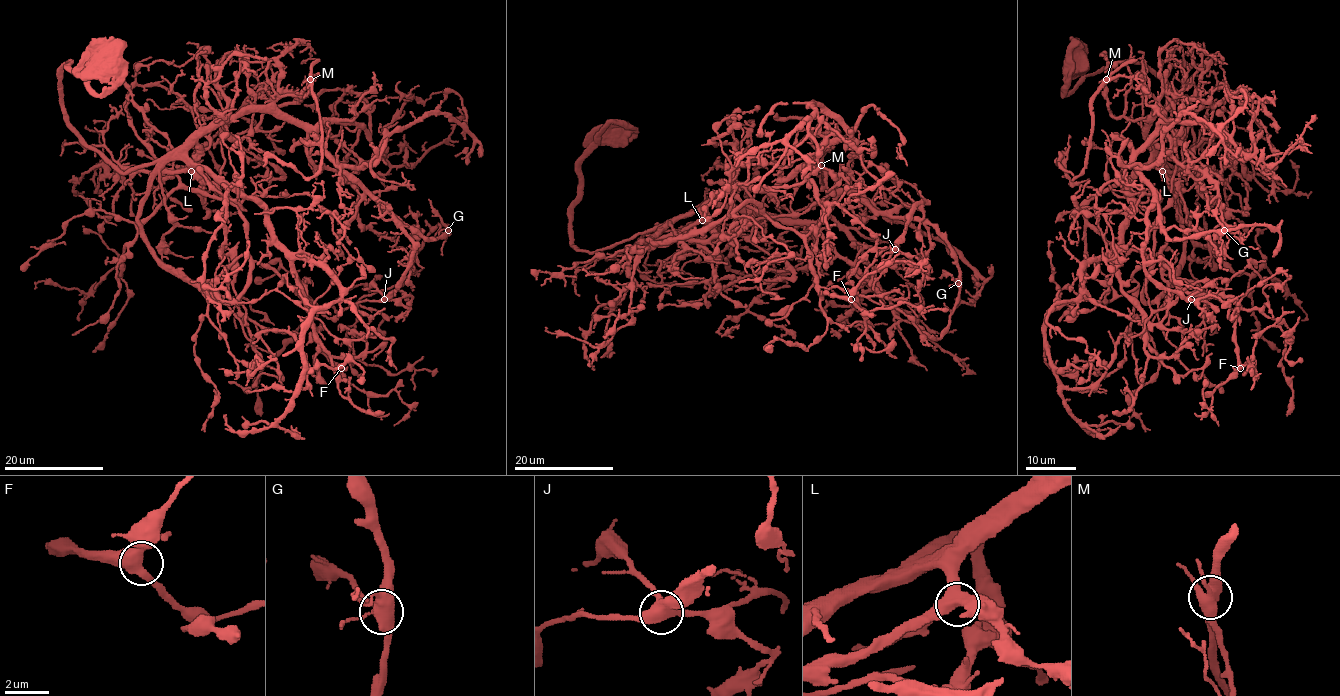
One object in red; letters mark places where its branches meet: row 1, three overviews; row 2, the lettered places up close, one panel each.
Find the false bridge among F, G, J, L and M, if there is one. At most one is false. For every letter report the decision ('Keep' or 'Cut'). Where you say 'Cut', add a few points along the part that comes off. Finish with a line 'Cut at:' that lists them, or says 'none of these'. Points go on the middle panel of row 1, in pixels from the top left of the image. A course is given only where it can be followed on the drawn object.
F: Keep
G: Keep
J: Keep
L: Keep
M: Cut. Course of the part to remove: (821, 164), (822, 156), (832, 149), (831, 143), (802, 120), (779, 120), (774, 116)
Cut at: M

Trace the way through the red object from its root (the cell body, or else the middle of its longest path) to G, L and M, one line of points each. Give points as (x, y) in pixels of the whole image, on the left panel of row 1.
G: (106, 64), (98, 94), (68, 62), (60, 102), (124, 172), (282, 111), (425, 238), (448, 230)
L: (106, 64), (111, 87), (102, 94), (68, 62), (62, 68), (67, 124), (124, 172), (172, 159), (191, 171)
M: (106, 64), (111, 87), (98, 94), (68, 62), (60, 102), (67, 124), (124, 172), (185, 151), (311, 79)

